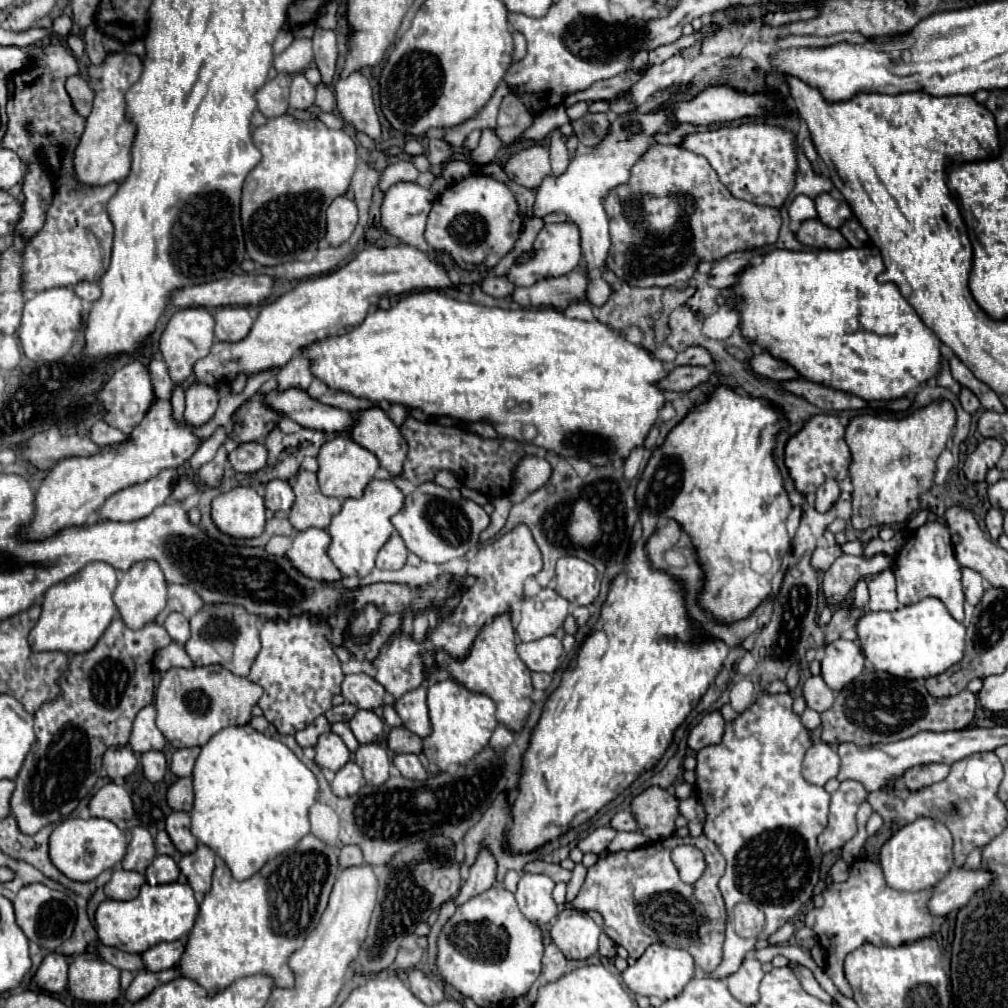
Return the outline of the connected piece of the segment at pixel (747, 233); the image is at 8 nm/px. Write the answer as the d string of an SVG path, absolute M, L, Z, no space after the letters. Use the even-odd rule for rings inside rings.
M662 144L646 152L644 160L632 168L628 184L616 188L604 208L612 238L606 268L622 282L640 288L684 284L700 262L774 244L782 226L778 208L732 198L704 156ZM668 236L674 242L668 242Z

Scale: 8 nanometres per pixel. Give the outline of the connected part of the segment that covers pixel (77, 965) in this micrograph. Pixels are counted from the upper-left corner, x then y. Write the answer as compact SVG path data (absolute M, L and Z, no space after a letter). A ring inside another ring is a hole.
M94 952L78 954L68 966L68 992L90 1004L112 1004L120 996L120 970Z

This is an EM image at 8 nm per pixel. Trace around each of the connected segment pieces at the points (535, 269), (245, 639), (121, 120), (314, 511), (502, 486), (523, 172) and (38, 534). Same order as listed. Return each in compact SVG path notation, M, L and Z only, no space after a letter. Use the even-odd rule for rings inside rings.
M566 222L566 224L546 224L542 232L538 234L534 242L534 252L536 256L520 266L512 266L508 272L508 280L512 280L514 286L532 286L534 282L548 278L548 276L564 276L572 272L580 264L580 232L576 224Z
M206 604L204 608L200 608L192 618L190 618L190 640L186 642L186 652L192 658L194 666L206 666L206 664L220 664L226 670L238 674L238 676L246 676L250 672L252 662L256 660L258 652L260 652L260 618L256 614L246 612L244 606L240 604Z
M130 52L108 54L104 64L90 66L90 88L96 92L94 108L86 118L86 128L74 152L74 170L80 182L102 186L108 182L122 182L130 172L130 148L136 126L126 118L126 90L140 78L142 60ZM126 54L126 56L120 56Z
M298 470L294 484L294 506L290 510L290 522L296 530L306 528L328 528L332 516L336 516L342 508L340 498L328 498L320 492L316 474L308 470Z
M410 416L406 418L400 432L406 438L408 448L410 448L408 458L404 462L402 478L410 480L414 486L432 482L432 478L438 470L450 470L458 476L460 484L474 488L488 498L508 496L512 468L518 464L520 458L524 458L528 454L524 450L524 446L514 440L506 440L506 438L484 440L478 434L472 434L472 432L456 428L456 426L448 428L448 426L442 426L436 422L418 422Z
M530 144L510 156L504 166L510 182L520 184L524 188L538 188L542 178L552 172L548 148L542 144Z
M158 400L128 436L126 444L104 448L112 448L112 452L100 452L100 456L88 458L64 458L46 474L46 478L40 482L40 488L36 490L36 514L32 522L22 526L18 532L22 540L46 540L64 528L84 526L108 496L132 484L150 480L164 468L180 468L200 448L200 442L194 438L194 432L188 428L188 424L176 424L172 420L170 402Z

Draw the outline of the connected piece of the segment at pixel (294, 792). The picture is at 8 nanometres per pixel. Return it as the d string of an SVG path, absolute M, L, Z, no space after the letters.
M250 724L224 728L212 736L212 740L202 746L192 772L192 780L196 798L190 812L190 830L198 842L210 846L226 862L236 880L248 880L266 862L292 850L306 834L310 834L308 810L316 802L318 794L316 776L294 756L286 744L264 736Z

